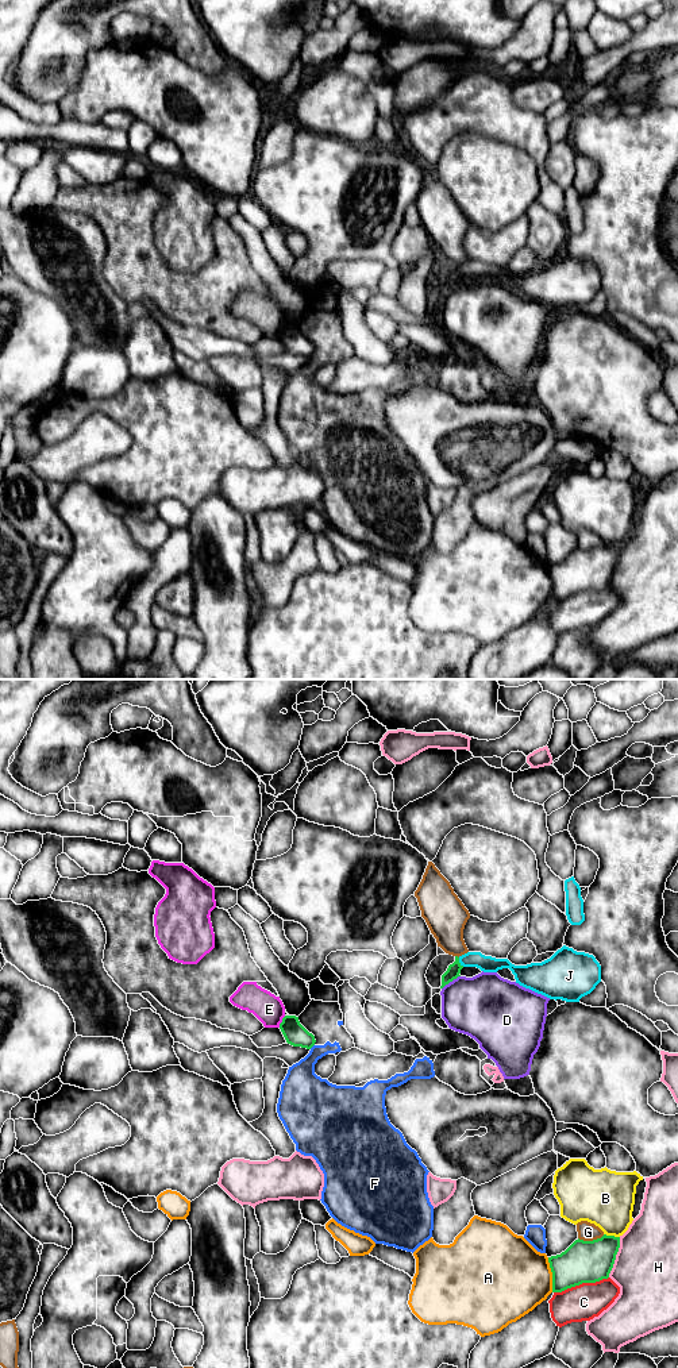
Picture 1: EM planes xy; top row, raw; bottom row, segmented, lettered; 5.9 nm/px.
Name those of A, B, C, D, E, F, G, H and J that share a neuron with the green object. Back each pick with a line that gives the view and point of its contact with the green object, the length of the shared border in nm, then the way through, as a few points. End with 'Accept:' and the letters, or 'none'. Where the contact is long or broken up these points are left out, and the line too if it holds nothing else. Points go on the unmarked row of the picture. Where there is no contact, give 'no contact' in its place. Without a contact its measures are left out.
Accept: none

